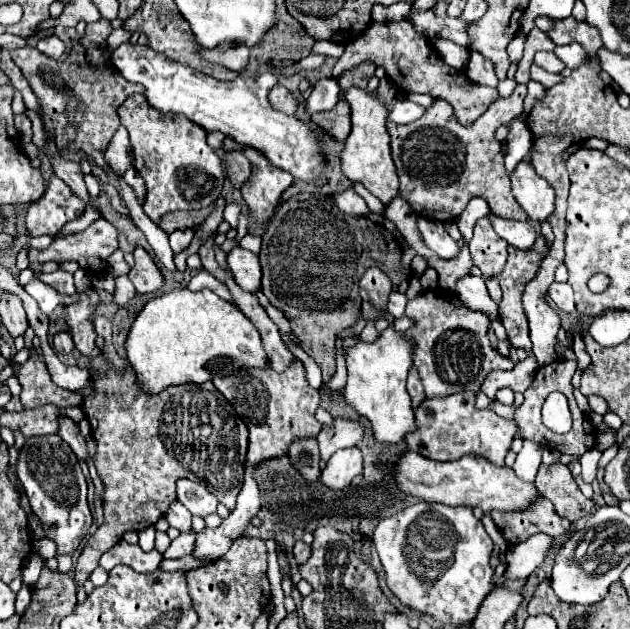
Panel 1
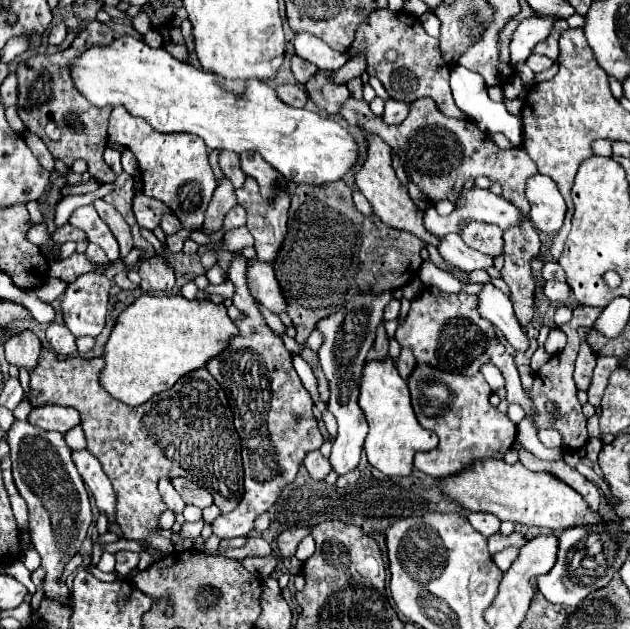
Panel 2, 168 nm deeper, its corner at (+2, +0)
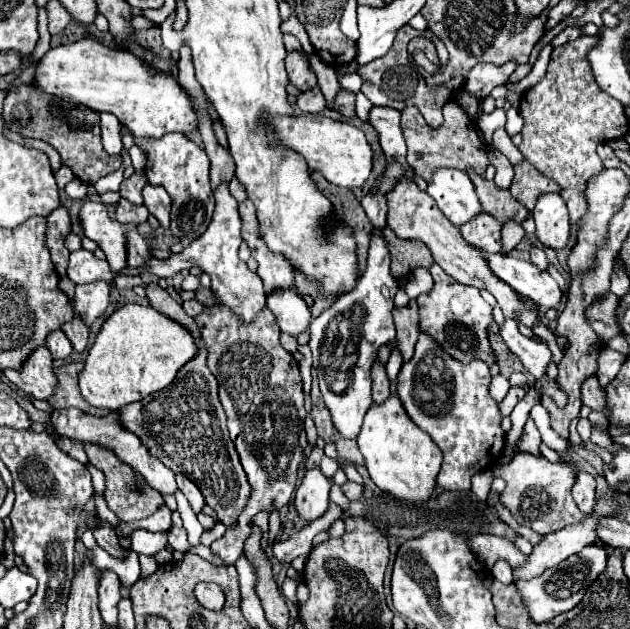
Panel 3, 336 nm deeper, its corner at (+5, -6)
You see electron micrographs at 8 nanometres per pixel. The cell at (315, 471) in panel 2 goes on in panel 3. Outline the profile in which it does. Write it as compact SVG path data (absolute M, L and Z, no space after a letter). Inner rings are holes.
M313 467L305 471L301 487L295 493L295 507L305 521L313 521L327 511L329 505L329 487L331 479Z

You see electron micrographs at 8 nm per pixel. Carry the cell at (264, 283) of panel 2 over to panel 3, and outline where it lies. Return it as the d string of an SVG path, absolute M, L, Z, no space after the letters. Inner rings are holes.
M277 289L277 293L267 293L267 307L275 315L281 331L293 337L307 331L311 323L309 307L297 293L293 293L293 289Z

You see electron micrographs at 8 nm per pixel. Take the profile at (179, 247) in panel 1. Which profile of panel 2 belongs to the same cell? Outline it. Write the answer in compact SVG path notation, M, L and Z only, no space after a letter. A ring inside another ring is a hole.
M164 213L164 215L162 215L160 227L164 229L164 233L166 233L166 235L172 235L172 233L176 233L176 231L180 231L180 229L182 229L182 227L180 227L180 221L178 221L178 219L176 219L176 215L172 215L172 213Z

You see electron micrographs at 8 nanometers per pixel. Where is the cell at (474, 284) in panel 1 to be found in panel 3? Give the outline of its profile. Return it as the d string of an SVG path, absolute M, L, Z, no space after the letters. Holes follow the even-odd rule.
M505 319L505 323L499 327L499 335L509 351L519 357L519 361L535 379L541 379L545 375L547 363L551 361L551 351L545 343L535 343L533 339L521 335L517 321L513 319Z

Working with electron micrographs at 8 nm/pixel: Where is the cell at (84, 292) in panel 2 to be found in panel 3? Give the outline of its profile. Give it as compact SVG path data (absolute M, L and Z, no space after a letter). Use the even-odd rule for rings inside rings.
M99 281L99 283L89 283L89 285L77 285L73 307L87 327L91 327L93 321L105 313L107 305L109 305L109 285L107 283Z

